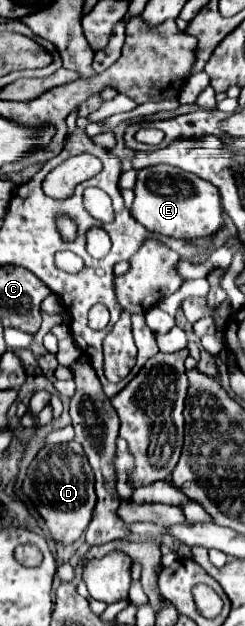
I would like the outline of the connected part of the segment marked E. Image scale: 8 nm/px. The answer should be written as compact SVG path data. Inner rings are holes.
M157 165L137 171L133 217L147 229L165 237L197 241L207 239L225 227L221 195L209 181L171 165Z

